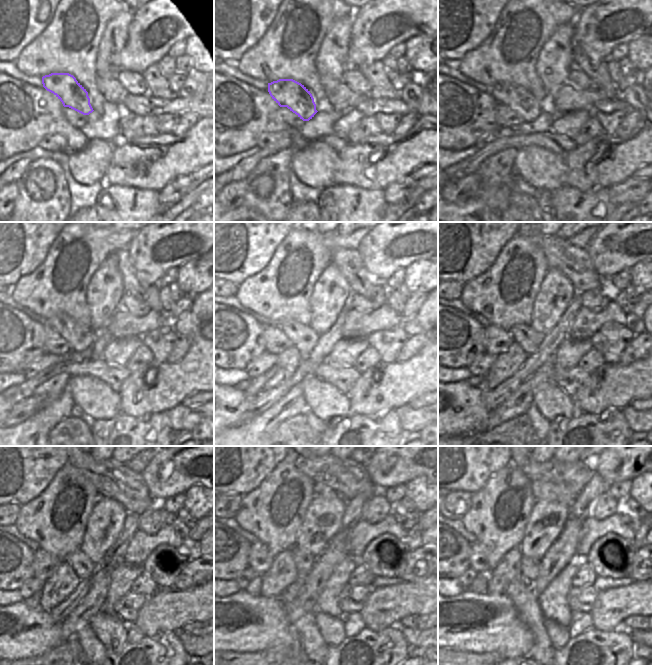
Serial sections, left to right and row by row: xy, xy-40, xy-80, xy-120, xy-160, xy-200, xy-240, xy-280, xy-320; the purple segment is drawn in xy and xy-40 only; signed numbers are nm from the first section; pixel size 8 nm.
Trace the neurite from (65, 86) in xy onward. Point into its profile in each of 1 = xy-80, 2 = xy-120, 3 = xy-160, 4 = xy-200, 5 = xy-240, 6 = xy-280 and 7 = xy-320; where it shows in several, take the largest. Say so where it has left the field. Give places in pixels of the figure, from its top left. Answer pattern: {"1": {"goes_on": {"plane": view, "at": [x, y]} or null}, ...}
{"1": {"goes_on": {"plane": "xy-80", "at": [517, 98]}}, "2": {"goes_on": {"plane": "xy-120", "at": [80, 337]}}, "3": {"goes_on": {"plane": "xy-160", "at": [304, 338]}}, "4": {"goes_on": {"plane": "xy-200", "at": [530, 340]}}, "5": {"goes_on": {"plane": "xy-240", "at": [83, 566]}}, "6": {"goes_on": {"plane": "xy-280", "at": [304, 561]}}, "7": {"goes_on": {"plane": "xy-320", "at": [529, 568]}}}

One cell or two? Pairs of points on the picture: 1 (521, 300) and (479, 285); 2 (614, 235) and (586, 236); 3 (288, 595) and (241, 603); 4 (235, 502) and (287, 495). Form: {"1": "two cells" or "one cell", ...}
{"1": "one cell", "2": "two cells", "3": "two cells", "4": "two cells"}

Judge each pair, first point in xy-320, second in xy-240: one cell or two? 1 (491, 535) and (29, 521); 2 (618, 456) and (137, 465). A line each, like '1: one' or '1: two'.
1: one
2: two

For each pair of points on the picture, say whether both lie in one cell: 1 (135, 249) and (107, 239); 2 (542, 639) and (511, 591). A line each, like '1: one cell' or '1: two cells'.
1: two cells
2: one cell

